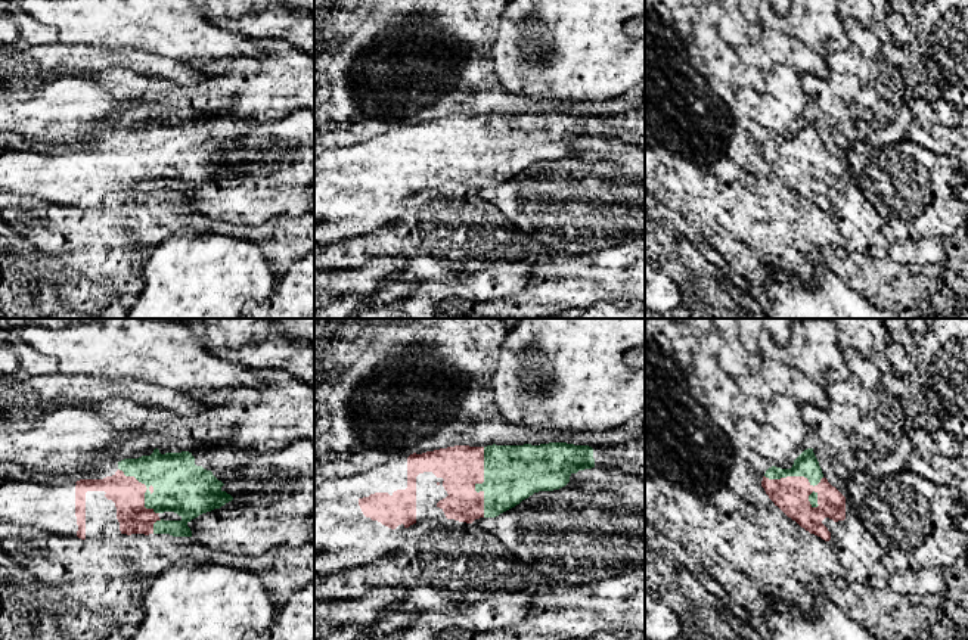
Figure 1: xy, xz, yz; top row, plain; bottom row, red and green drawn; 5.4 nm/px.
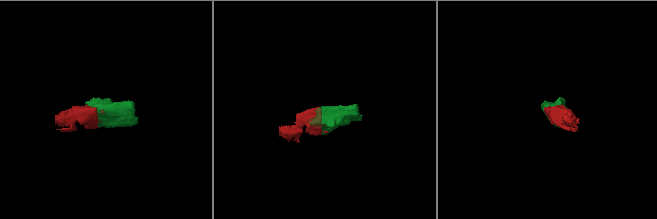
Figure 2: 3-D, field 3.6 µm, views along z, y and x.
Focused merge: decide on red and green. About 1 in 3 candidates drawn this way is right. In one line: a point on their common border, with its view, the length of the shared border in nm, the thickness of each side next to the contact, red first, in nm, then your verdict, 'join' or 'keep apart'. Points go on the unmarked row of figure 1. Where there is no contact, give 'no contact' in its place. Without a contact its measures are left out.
contact xz (478, 152); length 380 nm; calibres 240 and 300 nm; join

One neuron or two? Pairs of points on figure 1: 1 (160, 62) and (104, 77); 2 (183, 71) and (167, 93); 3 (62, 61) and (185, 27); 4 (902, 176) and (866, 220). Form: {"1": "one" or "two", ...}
{"1": "two", "2": "two", "3": "two", "4": "two"}

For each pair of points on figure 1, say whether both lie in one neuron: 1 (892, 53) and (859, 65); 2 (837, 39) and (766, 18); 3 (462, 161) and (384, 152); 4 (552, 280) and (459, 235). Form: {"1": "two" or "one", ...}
{"1": "two", "2": "one", "3": "one", "4": "two"}

